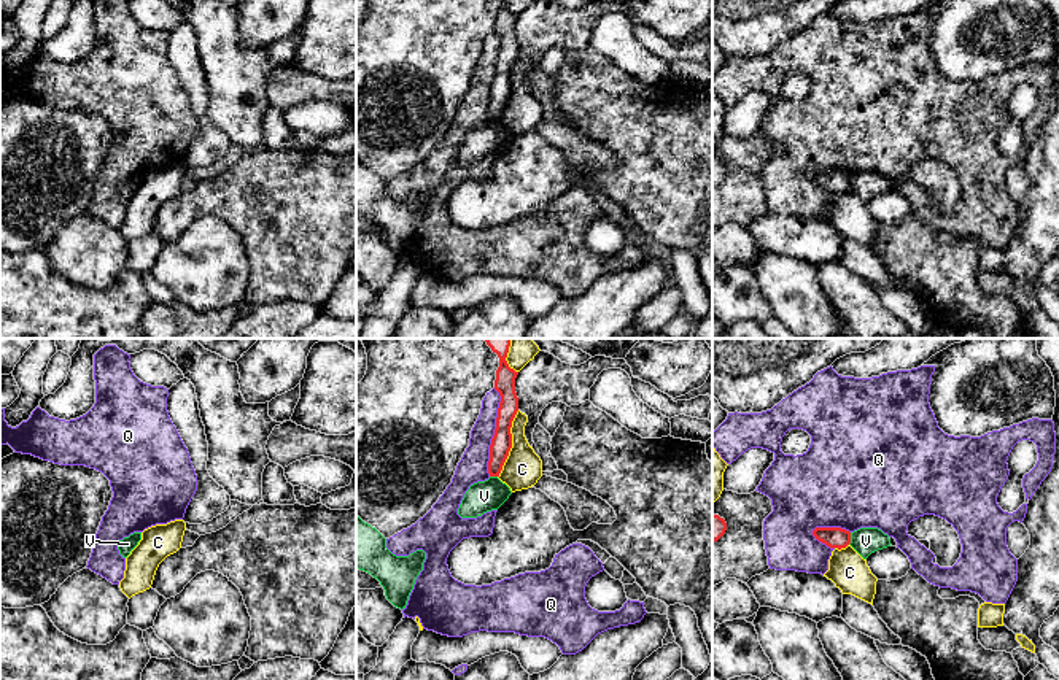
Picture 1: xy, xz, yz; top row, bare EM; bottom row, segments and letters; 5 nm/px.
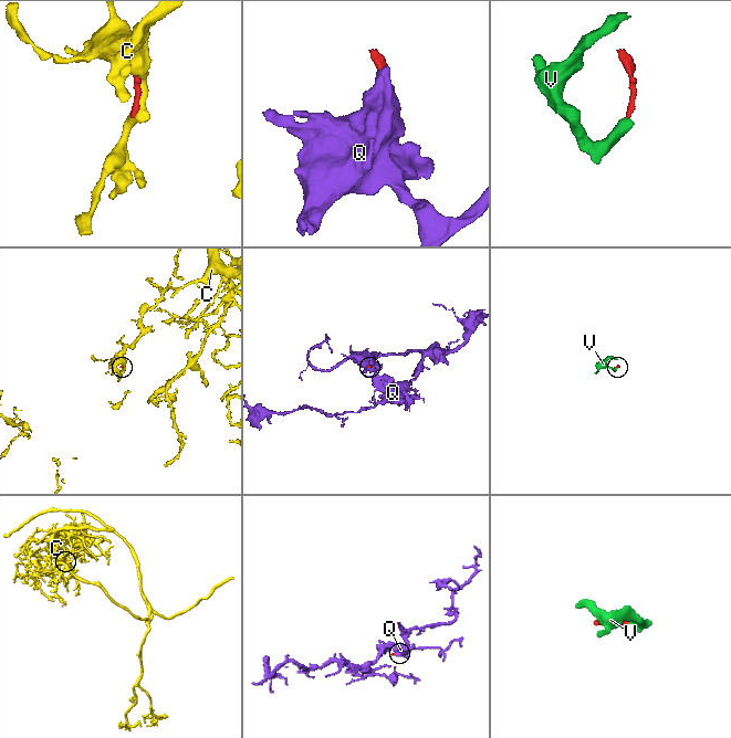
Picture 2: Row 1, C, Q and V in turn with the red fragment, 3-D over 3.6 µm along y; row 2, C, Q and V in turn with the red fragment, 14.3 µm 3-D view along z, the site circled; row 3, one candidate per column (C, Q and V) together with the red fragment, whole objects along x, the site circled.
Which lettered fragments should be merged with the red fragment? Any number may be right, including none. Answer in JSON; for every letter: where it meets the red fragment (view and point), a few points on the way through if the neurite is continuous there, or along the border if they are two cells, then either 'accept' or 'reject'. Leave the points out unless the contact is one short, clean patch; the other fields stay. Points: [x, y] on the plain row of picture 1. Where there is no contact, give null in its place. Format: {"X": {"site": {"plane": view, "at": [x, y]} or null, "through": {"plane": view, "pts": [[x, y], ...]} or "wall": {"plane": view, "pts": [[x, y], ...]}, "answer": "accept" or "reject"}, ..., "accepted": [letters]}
{"C": {"site": {"plane": "xz", "at": [511, 88]}, "answer": "reject"}, "Q": {"site": {"plane": "xz", "at": [495, 77]}, "answer": "reject"}, "V": {"site": {"plane": "yz", "at": [849, 183]}, "wall": {"plane": "yz", "pts": [[851, 177], [848, 188]]}, "answer": "reject"}, "accepted": []}

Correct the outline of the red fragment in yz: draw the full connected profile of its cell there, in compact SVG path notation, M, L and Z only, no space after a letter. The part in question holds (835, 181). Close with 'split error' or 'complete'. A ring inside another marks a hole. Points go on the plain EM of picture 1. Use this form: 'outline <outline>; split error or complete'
outline M816 172L813 180L830 192L846 192L851 187L851 176L841 172Z; complete

